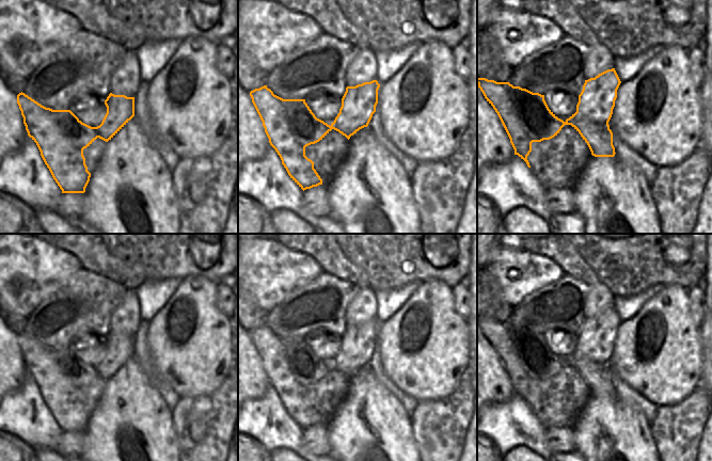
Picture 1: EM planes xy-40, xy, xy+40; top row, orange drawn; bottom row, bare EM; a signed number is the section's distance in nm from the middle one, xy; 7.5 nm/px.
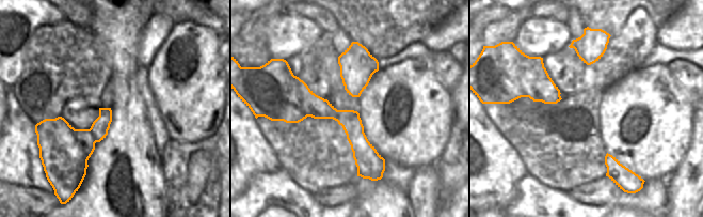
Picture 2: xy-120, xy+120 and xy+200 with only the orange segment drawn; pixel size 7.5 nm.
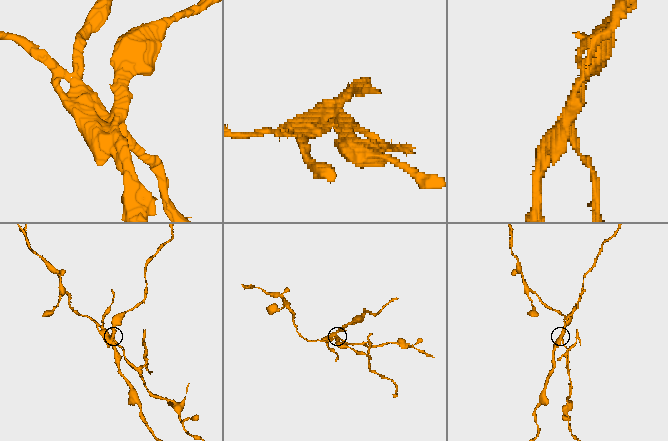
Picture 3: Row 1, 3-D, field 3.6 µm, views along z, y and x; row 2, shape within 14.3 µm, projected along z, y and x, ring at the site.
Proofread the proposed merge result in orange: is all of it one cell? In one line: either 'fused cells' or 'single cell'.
fused cells

